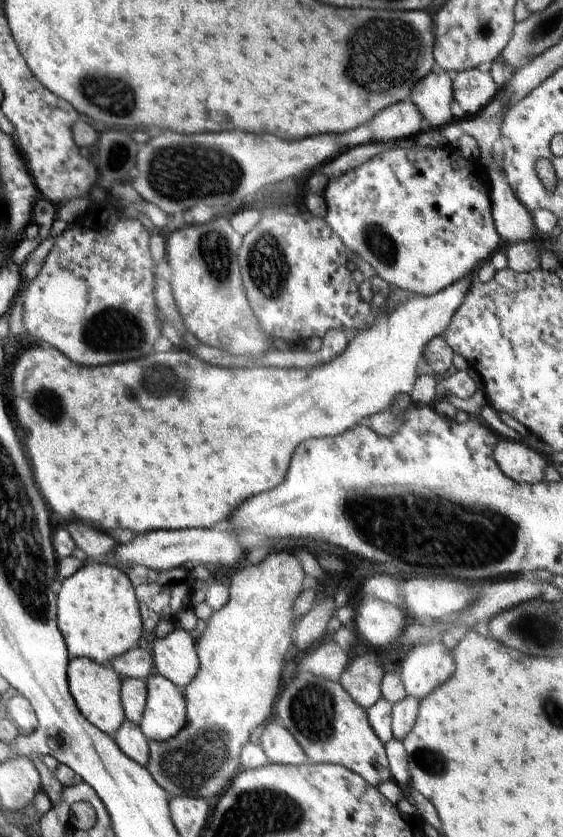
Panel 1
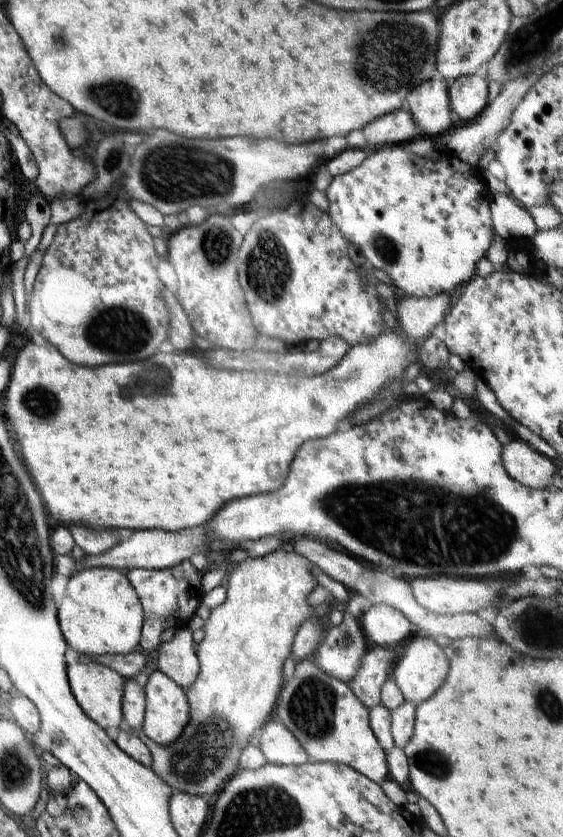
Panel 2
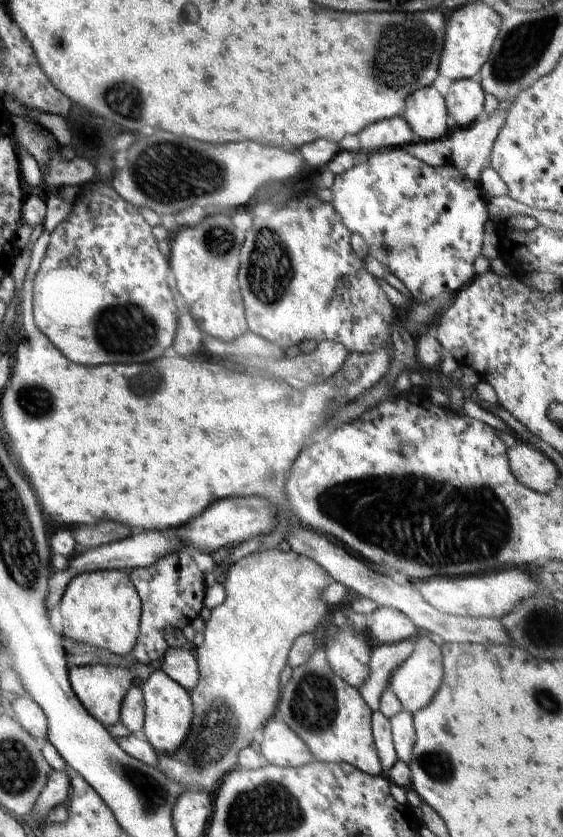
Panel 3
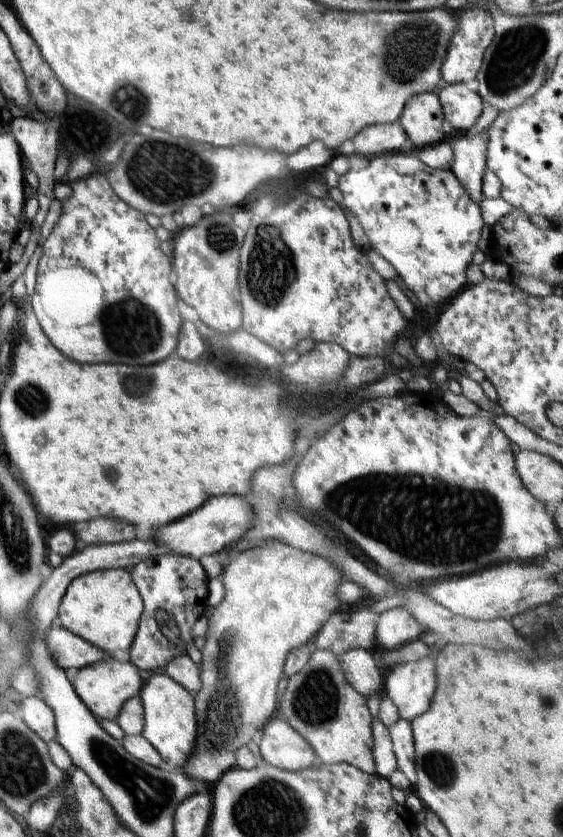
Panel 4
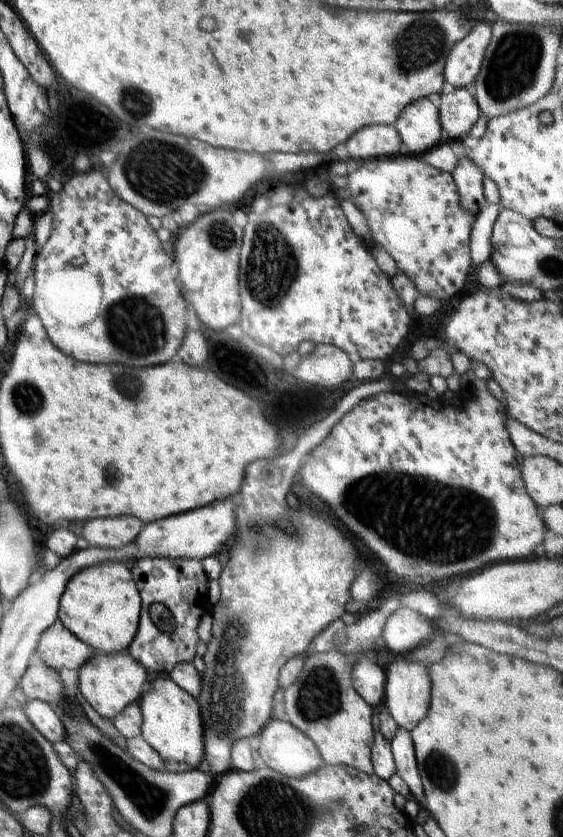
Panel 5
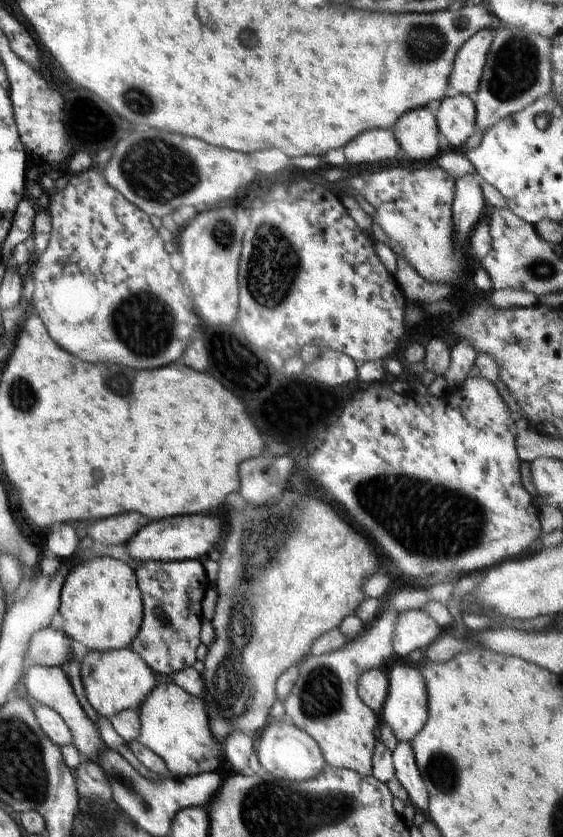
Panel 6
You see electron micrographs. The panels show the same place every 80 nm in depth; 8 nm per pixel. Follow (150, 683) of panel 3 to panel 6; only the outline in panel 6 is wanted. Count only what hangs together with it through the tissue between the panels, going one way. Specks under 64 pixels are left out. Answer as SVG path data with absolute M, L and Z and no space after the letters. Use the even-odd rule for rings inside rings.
M160 682L152 689L138 711L141 731L136 742L164 760L172 776L193 777L218 770L223 759L222 748L211 733L202 698L191 695L174 682Z

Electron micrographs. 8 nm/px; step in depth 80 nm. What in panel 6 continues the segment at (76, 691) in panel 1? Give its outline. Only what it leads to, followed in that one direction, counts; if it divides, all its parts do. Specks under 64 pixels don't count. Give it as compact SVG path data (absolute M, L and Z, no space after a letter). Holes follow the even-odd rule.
M130 648L106 652L82 649L83 652L77 660L79 673L92 708L108 719L128 709L138 710L156 686L155 672L148 664Z

